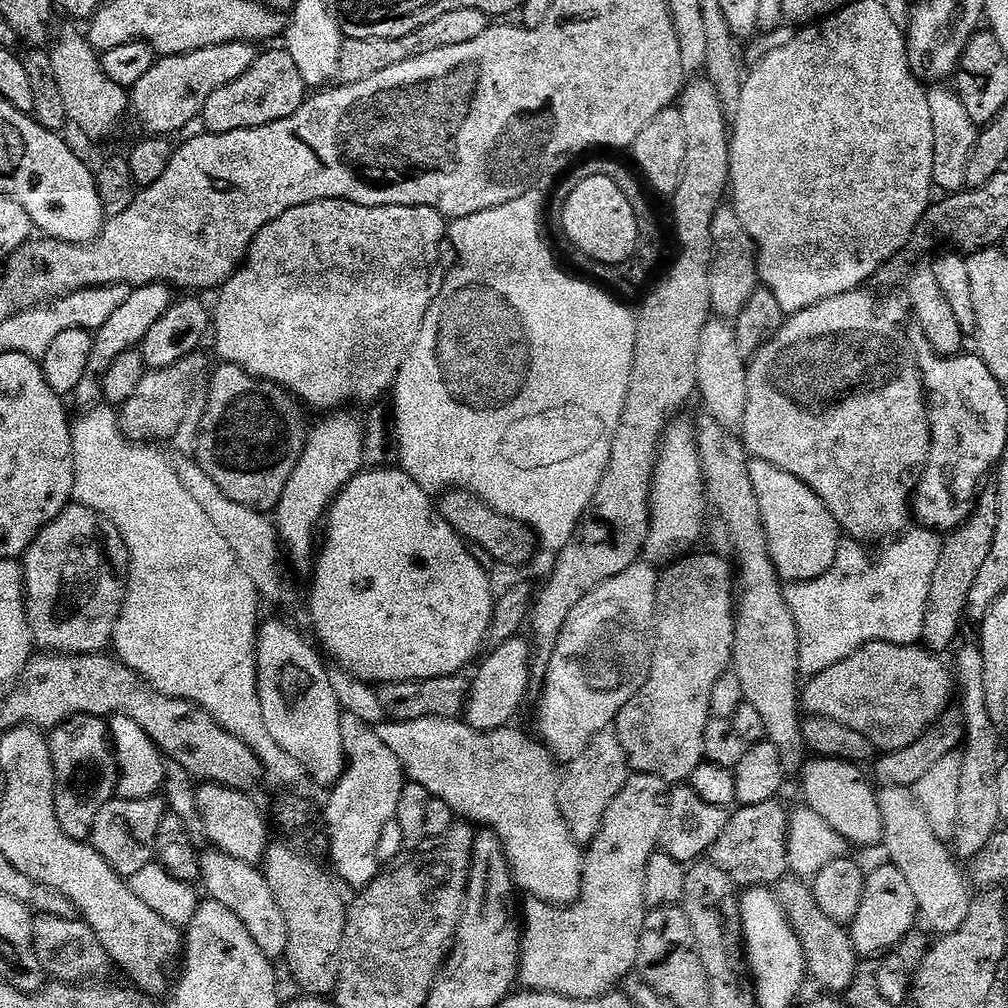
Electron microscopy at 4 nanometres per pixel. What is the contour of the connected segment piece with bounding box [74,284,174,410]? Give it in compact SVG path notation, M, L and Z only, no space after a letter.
M144 284L141 288L133 288L128 293L126 302L114 310L114 314L107 320L106 326L95 329L90 362L86 362L86 370L74 393L74 399L81 404L81 409L87 410L101 403L104 394L104 379L106 370L110 370L110 362L118 358L118 354L135 349L150 334L150 326L166 314L166 310L174 303L174 292L167 284Z

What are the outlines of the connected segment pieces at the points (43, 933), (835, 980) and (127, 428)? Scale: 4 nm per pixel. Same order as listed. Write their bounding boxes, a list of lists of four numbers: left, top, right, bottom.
[[32,915,113,984],[778,878,858,994],[119,354,204,442]]

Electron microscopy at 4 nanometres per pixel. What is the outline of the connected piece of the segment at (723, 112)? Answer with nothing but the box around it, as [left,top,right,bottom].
[530,78,730,689]

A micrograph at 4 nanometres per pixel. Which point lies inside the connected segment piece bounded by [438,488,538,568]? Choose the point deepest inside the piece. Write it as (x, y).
(509, 541)

